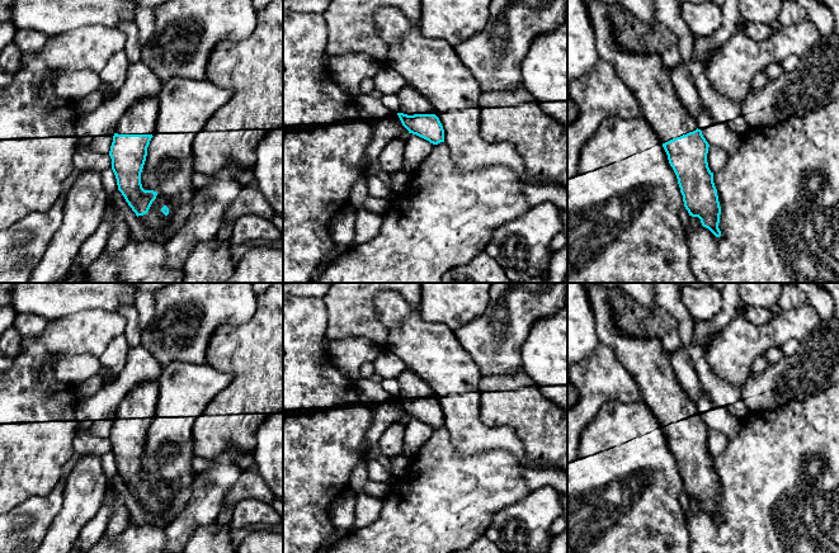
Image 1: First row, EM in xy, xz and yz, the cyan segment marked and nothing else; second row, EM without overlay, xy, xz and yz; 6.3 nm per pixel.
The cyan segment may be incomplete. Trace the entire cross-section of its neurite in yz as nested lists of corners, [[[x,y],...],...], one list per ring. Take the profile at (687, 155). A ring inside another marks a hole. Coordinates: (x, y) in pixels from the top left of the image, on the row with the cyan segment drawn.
[[[585,0],[585,4],[599,58],[609,62],[637,96],[642,115],[657,134],[677,175],[685,209],[720,237],[721,207],[707,162],[710,145],[696,118],[680,103],[661,56],[623,51],[616,42],[608,5],[600,0]]]

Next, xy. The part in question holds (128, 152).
[[[151,96],[128,108],[114,129],[109,151],[118,190],[137,217],[149,212],[157,195],[154,190],[145,190],[141,184],[147,147],[156,129],[157,112],[159,99]]]

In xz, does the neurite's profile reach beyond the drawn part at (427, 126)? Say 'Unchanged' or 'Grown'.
Grown

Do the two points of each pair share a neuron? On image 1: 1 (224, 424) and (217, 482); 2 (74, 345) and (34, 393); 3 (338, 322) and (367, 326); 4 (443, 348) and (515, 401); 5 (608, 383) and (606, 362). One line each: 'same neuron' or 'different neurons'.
1: different neurons
2: same neuron
3: same neuron
4: different neurons
5: same neuron

